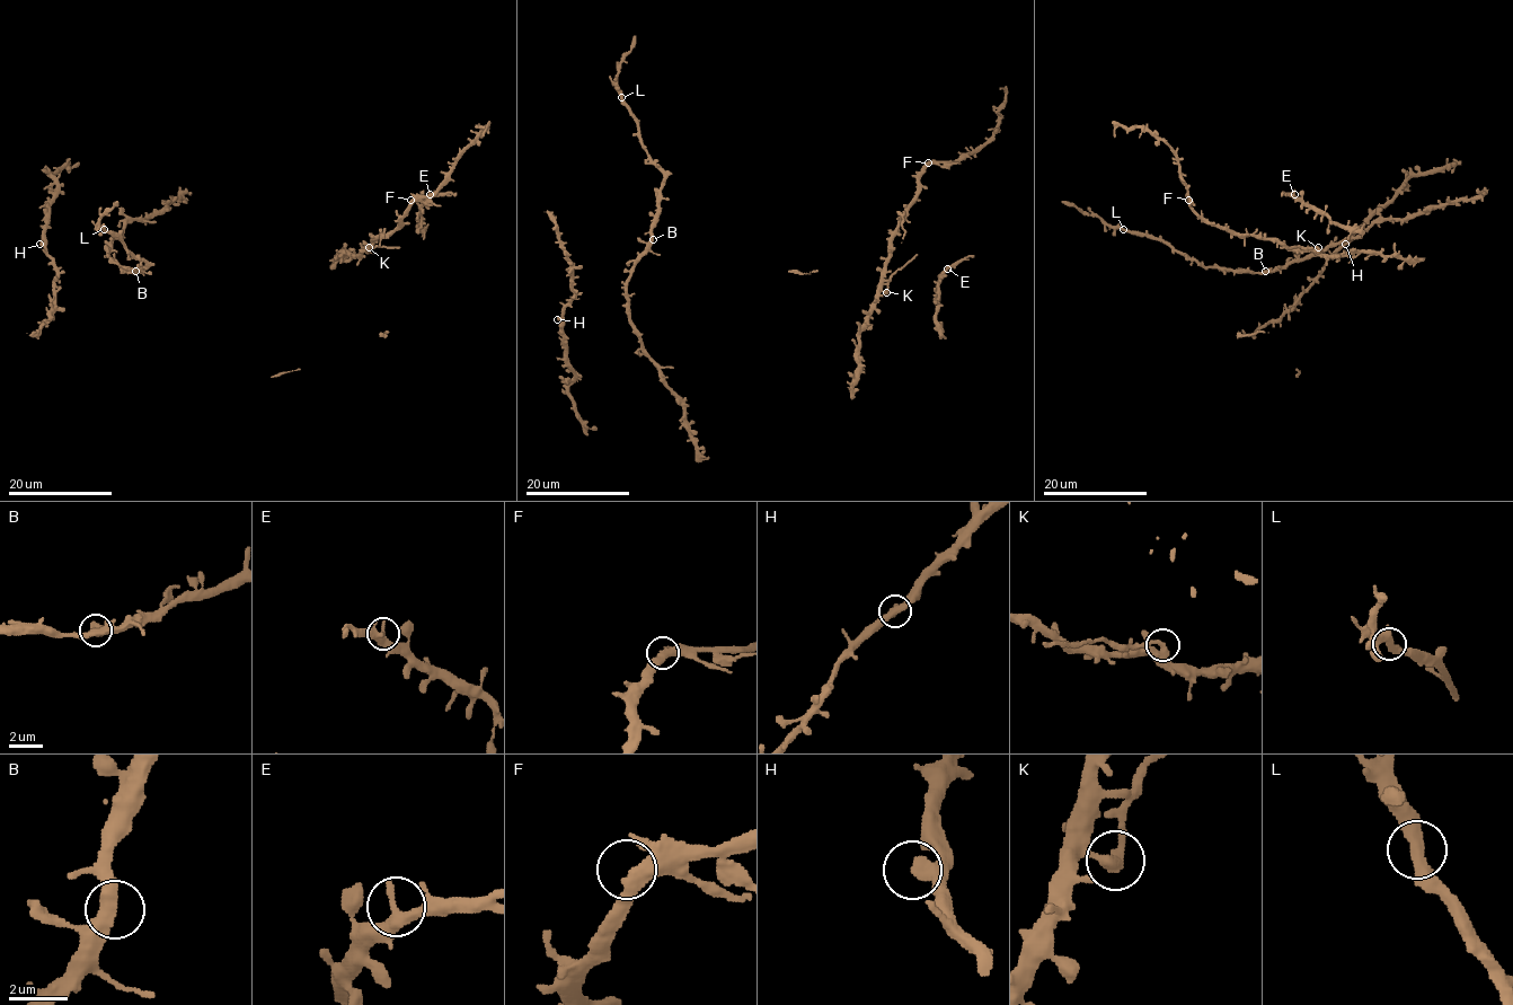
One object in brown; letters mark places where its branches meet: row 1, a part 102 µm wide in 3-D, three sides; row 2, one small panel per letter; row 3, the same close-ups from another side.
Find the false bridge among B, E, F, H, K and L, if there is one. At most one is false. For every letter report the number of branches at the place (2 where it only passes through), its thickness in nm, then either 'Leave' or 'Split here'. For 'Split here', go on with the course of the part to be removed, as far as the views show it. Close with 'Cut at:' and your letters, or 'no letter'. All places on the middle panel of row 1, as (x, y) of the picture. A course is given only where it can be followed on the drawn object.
B: Branches: 2. Thickness 420 nm. Leave
E: Branches: 2. Thickness 400 nm. Leave
F: Branches: 2. Thickness 400 nm. Leave
H: Branches: 2. Thickness 340 nm. Leave
K: Branches: 2. Thickness 360 nm. Split here. Course of the part to remove: (886, 291), (890, 278), (917, 254)
L: Branches: 2. Thickness 400 nm. Leave
Cut at: K

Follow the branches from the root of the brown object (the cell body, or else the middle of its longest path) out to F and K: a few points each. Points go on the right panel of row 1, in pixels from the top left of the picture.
F: (1398, 257), (1363, 252), (1321, 256), (1250, 235), (1231, 235), (1220, 226), (1209, 225), (1188, 200)
K: (1398, 257), (1363, 252), (1323, 256), (1317, 248)

